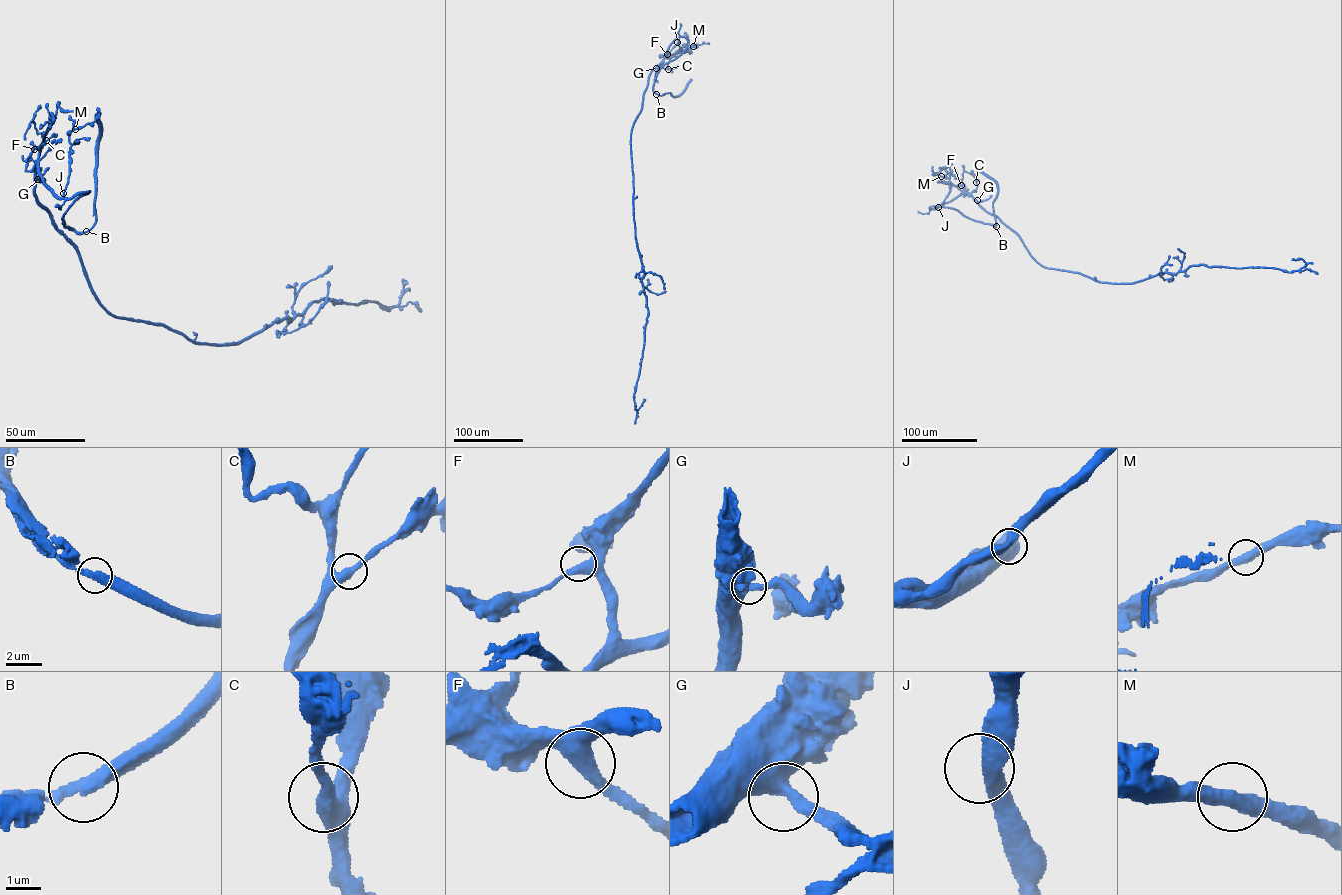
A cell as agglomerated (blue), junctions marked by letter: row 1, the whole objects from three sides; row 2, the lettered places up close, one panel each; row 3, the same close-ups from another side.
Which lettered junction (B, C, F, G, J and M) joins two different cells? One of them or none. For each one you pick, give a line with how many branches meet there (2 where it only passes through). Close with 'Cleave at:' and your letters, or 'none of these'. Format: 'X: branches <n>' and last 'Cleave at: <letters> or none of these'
Cleave at: none of these

